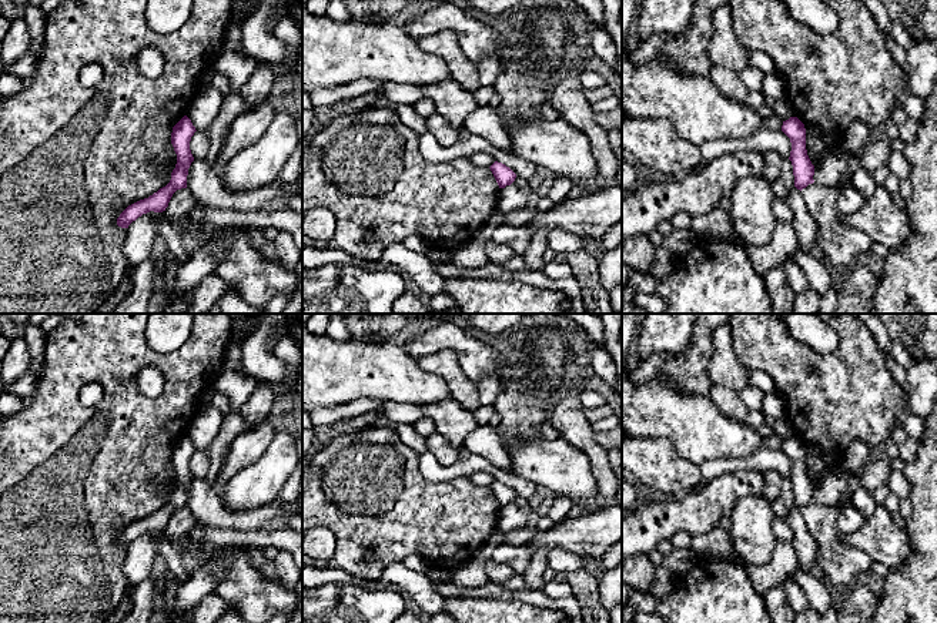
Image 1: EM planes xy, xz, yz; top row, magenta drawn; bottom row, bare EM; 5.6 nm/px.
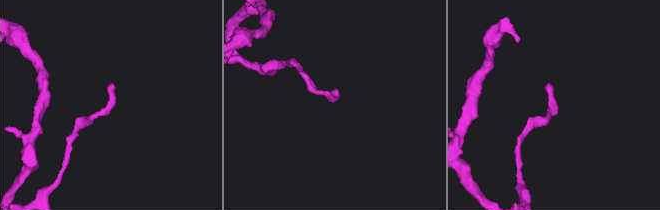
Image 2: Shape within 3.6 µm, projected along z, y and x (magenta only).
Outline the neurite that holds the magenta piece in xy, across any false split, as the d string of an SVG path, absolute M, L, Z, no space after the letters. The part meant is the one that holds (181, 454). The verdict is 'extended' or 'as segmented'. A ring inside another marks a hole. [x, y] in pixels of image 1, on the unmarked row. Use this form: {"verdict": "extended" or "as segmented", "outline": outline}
{"verdict": "as segmented", "outline": "M184 435L174 446L171 452L171 463L177 473L177 483L171 492L170 502L160 508L157 512L148 518L140 519L128 525L117 537L117 545L121 547L128 547L128 545L135 540L143 533L150 530L163 532L168 526L173 513L177 509L187 508L187 495L194 476L190 469L191 456L195 452L195 446L191 439Z"}

